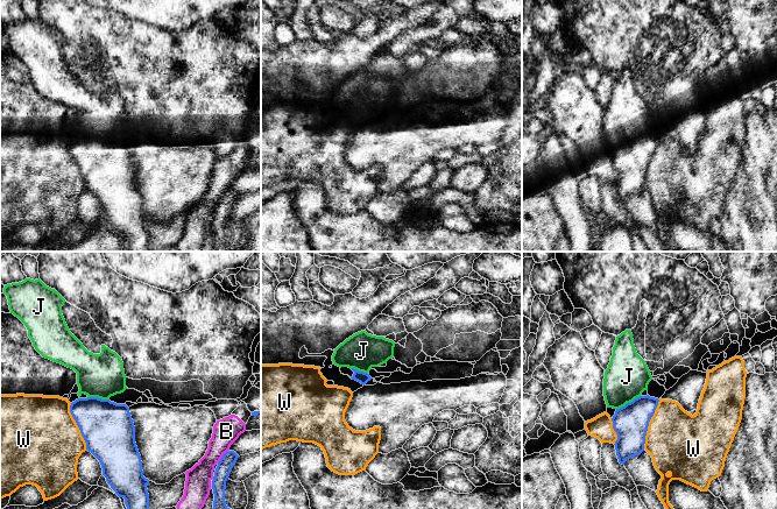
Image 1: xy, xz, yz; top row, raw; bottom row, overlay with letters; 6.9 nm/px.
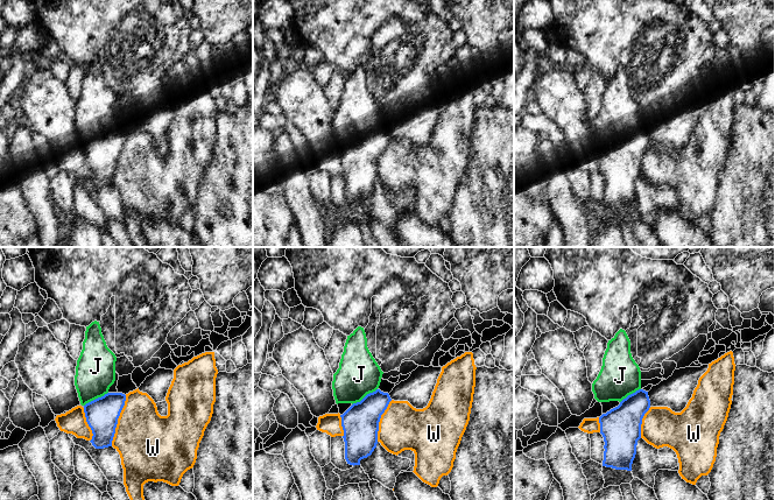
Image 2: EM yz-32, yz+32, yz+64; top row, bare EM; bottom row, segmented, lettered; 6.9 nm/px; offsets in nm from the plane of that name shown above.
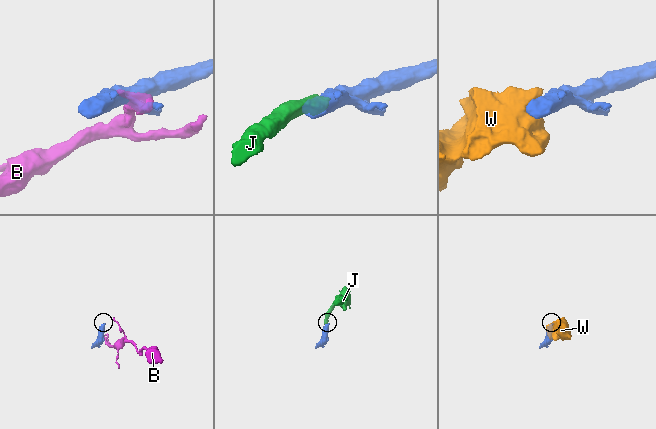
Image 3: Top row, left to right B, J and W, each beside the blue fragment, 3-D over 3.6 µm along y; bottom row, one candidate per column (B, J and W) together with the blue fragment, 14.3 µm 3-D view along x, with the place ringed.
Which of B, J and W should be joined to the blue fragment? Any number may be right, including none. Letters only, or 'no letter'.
J

